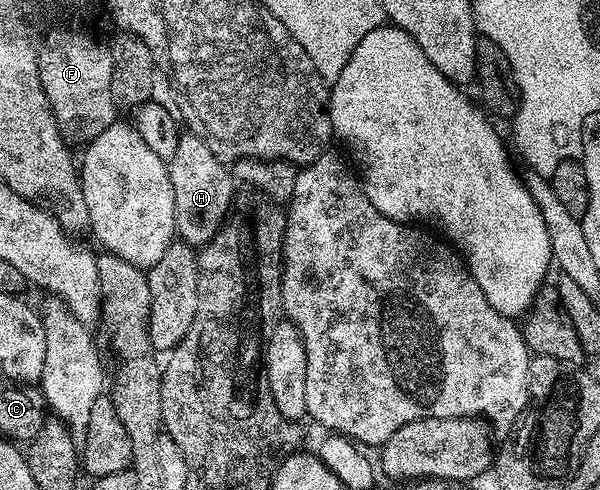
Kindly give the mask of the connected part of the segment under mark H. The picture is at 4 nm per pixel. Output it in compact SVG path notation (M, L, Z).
M181 134L178 149L168 163L170 185L174 189L174 209L176 210L176 229L183 242L203 245L211 239L217 227L224 222L234 206L238 194L237 184L232 172L197 135Z

